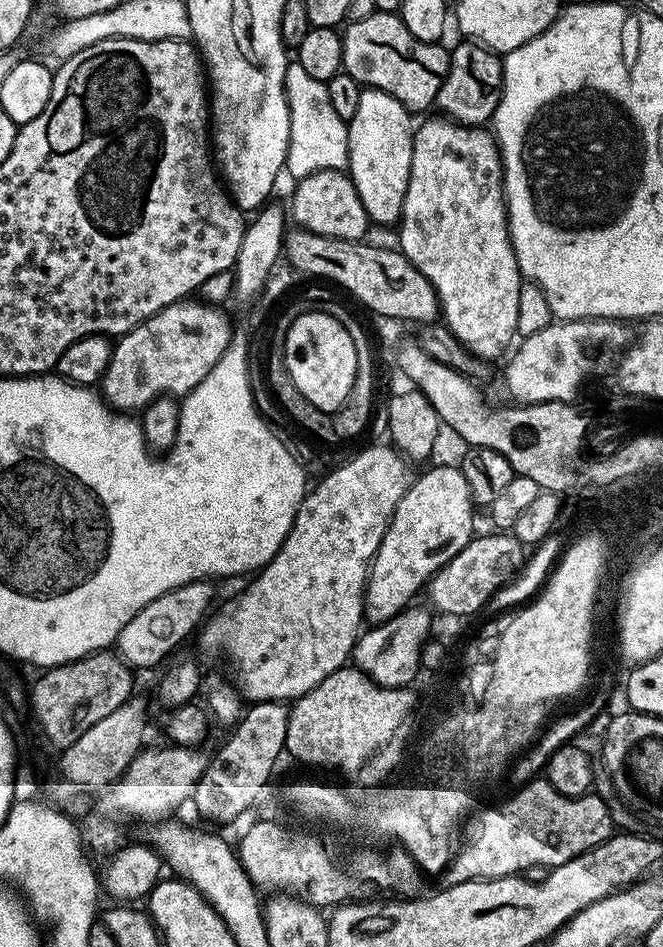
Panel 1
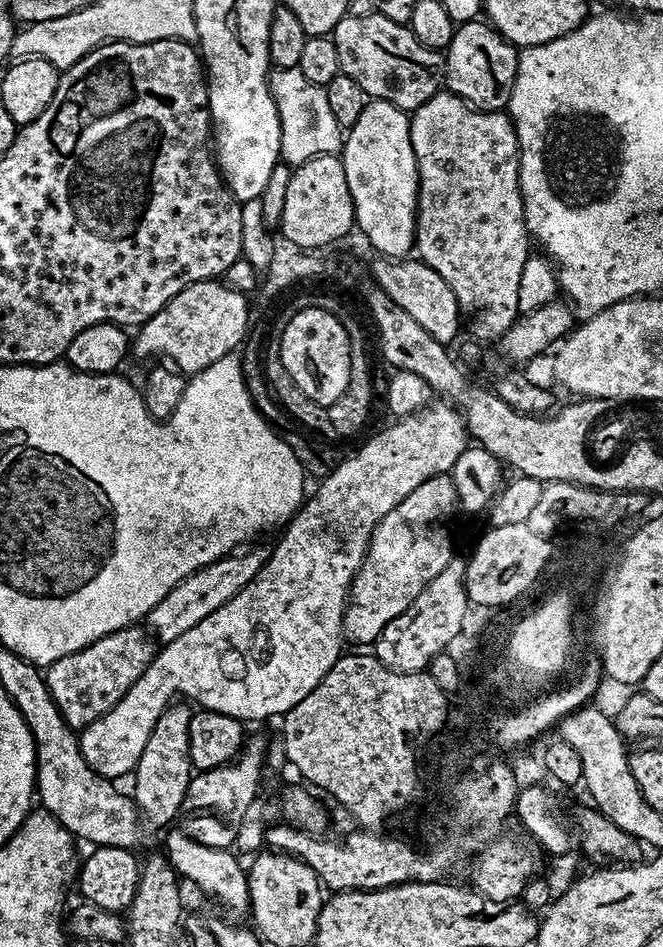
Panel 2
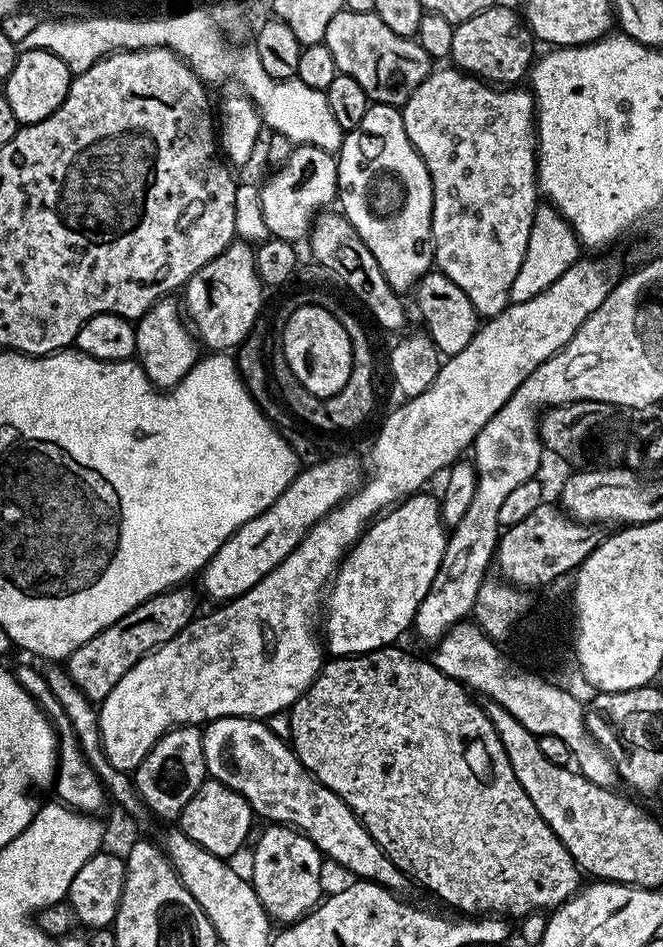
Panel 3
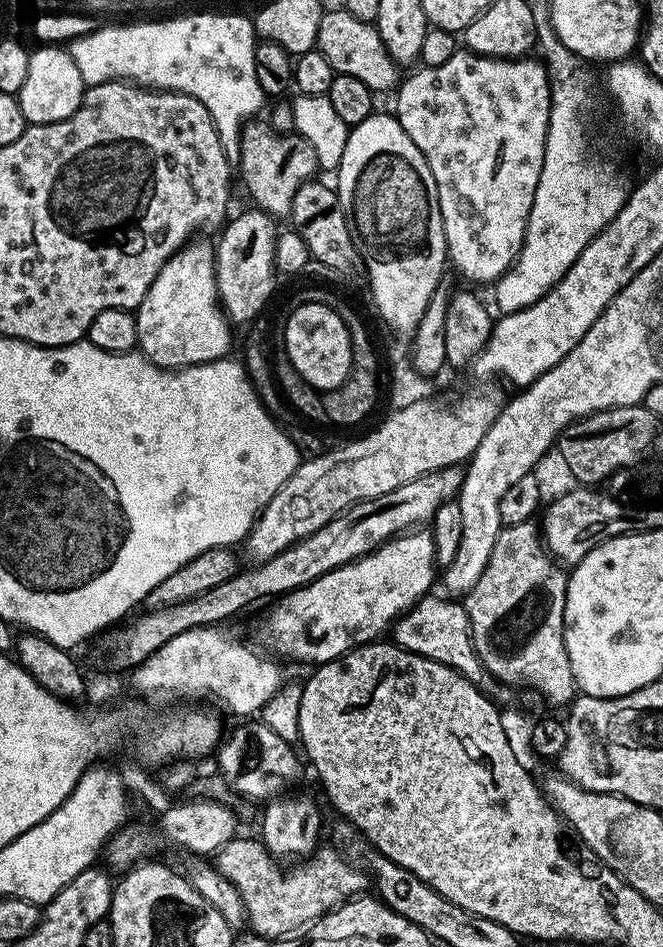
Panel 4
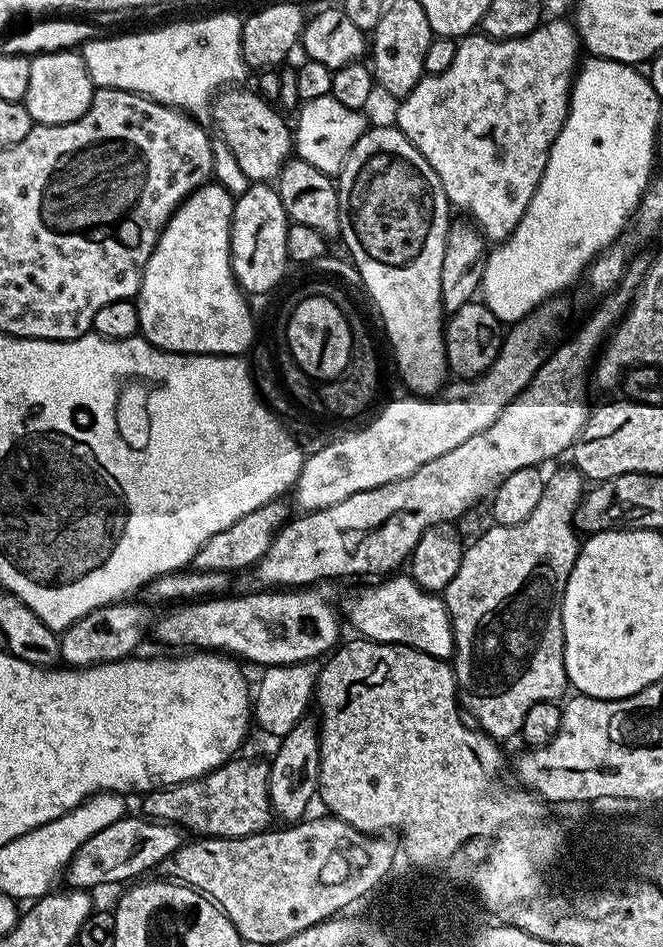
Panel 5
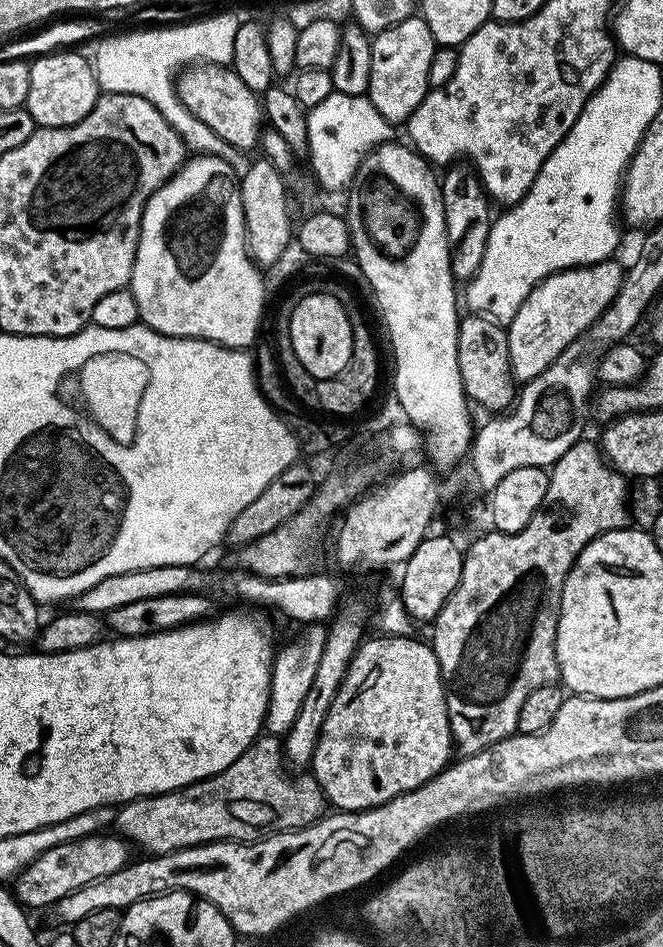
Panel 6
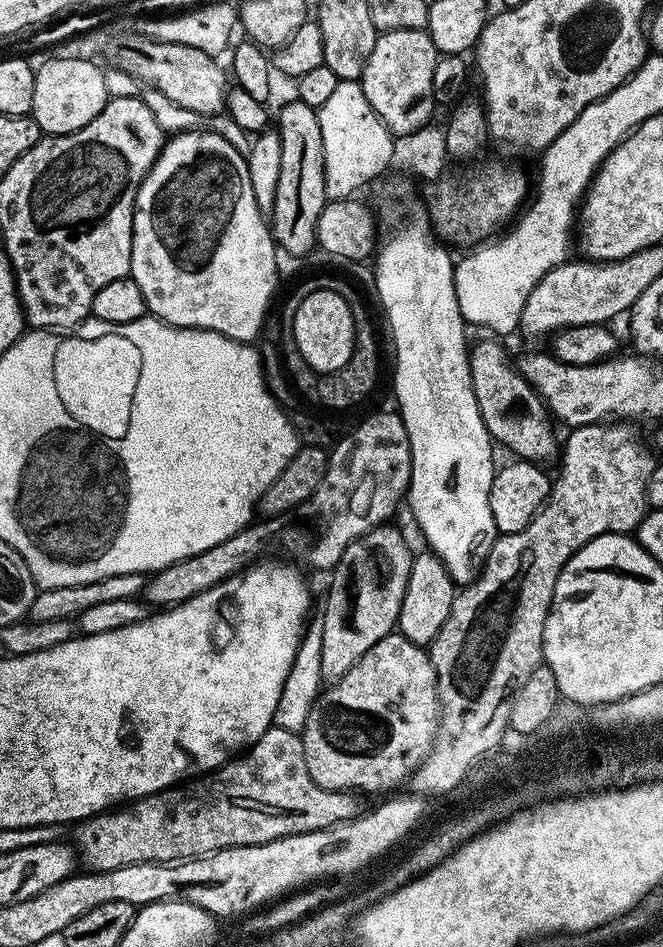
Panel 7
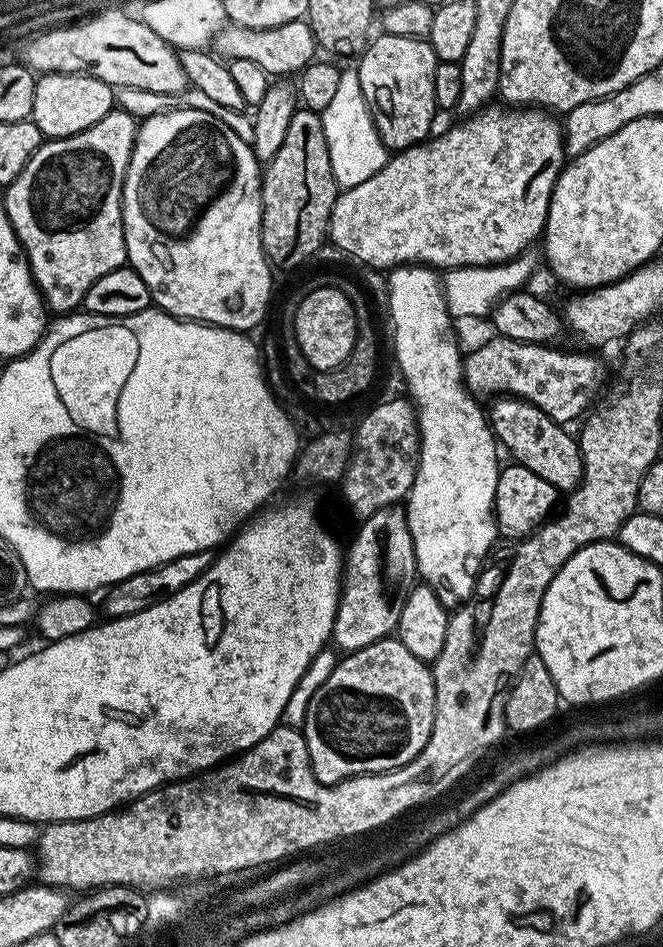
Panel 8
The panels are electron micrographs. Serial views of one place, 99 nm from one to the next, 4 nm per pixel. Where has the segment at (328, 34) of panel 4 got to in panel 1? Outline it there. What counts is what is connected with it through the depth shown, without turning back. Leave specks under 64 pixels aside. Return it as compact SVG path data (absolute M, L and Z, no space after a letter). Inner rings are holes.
M372 12L370 18L362 18L361 20L353 20L347 25L348 29L343 29L340 41L342 42L342 58L344 59L343 71L347 72L349 76L358 81L365 89L376 88L379 92L385 92L394 97L399 104L404 107L410 114L416 112L424 112L429 107L430 109L436 103L436 95L442 86L442 82L448 76L448 57L450 55L449 49L443 43L427 44L418 38L414 38L414 34L410 34L410 30L406 30L406 26L400 21L399 15L394 12Z

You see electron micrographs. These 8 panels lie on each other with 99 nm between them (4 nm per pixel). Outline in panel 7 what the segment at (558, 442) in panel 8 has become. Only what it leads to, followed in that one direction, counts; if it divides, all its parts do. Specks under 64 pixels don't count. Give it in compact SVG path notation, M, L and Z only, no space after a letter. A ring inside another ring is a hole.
M496 338L488 339L492 340L480 340L477 344L475 341L468 354L474 398L478 398L478 414L482 414L486 430L499 447L501 444L502 447L509 448L513 457L533 462L545 462L552 455L555 457L558 440L556 444L553 421L544 401L530 387L519 367L513 361L512 364L508 361L508 352L500 345L503 343Z

